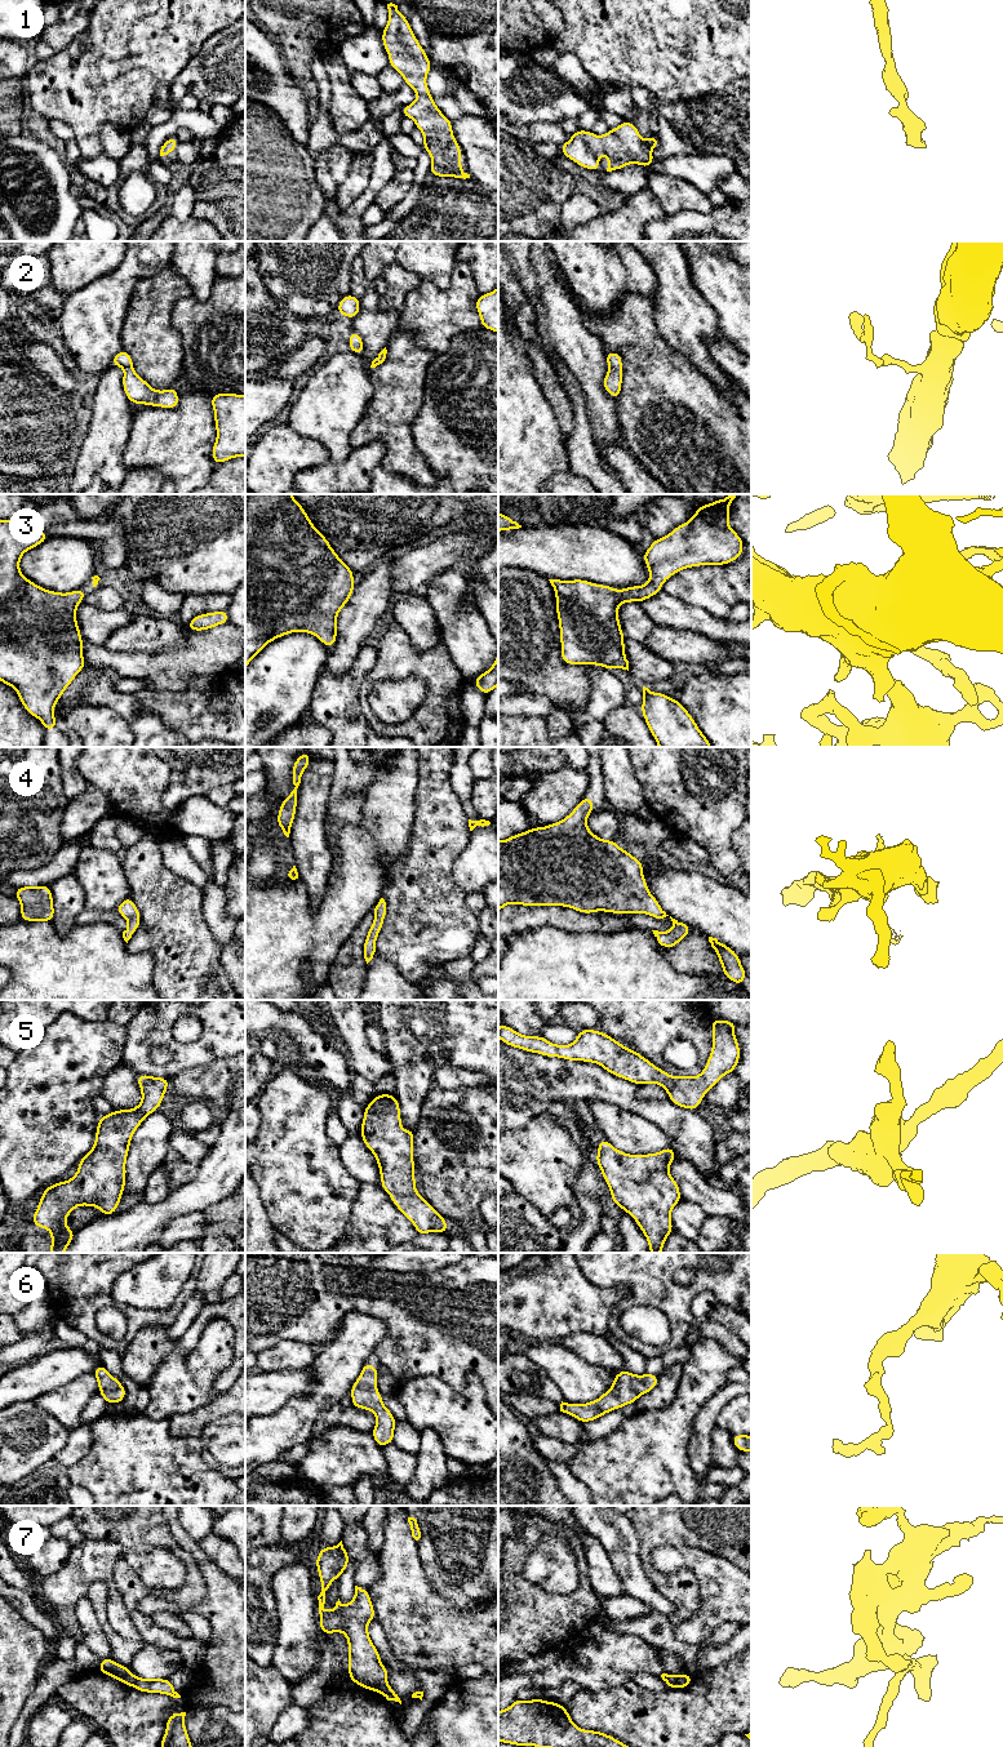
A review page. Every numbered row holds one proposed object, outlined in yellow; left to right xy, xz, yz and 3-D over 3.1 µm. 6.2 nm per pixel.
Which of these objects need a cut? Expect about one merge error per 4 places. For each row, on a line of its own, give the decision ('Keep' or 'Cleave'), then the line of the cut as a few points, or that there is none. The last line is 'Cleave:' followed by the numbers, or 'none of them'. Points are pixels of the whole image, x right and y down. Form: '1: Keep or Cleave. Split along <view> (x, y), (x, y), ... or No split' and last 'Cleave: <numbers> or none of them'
1: Keep. No split
2: Keep. No split
3: Keep. No split
4: Keep. No split
5: Keep. No split
6: Keep. No split
7: Cleave. Split along yz (679, 1676), (675, 1687)
Cleave: 7

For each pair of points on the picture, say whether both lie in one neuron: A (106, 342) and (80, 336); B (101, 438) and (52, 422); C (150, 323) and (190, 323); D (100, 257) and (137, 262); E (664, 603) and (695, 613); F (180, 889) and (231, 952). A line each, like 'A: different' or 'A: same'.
A: same
B: different
C: different
D: different
E: same
F: different

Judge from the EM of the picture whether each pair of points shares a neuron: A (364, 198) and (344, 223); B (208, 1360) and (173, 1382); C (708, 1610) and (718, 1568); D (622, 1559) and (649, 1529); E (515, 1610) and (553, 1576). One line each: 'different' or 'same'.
A: same
B: different
C: same
D: different
E: different

